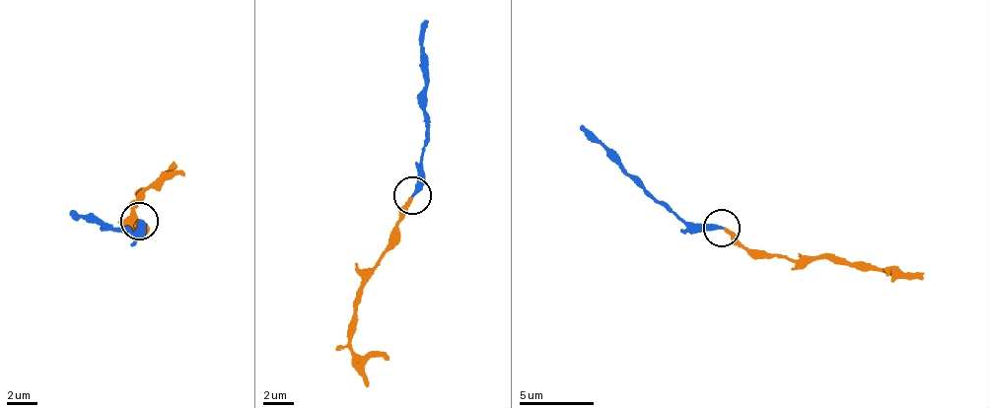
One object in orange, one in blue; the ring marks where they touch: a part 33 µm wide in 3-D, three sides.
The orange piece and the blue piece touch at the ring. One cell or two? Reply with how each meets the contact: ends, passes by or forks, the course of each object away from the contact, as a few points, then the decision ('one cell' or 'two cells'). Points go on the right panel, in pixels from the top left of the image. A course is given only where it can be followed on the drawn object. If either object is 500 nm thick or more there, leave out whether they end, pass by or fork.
orange ends there; blue ends there; orange runs (722, 229), (746, 247), (794, 262), (839, 263), (923, 279); blue runs (722, 229), (677, 219), (644, 194), (581, 124); one cell

